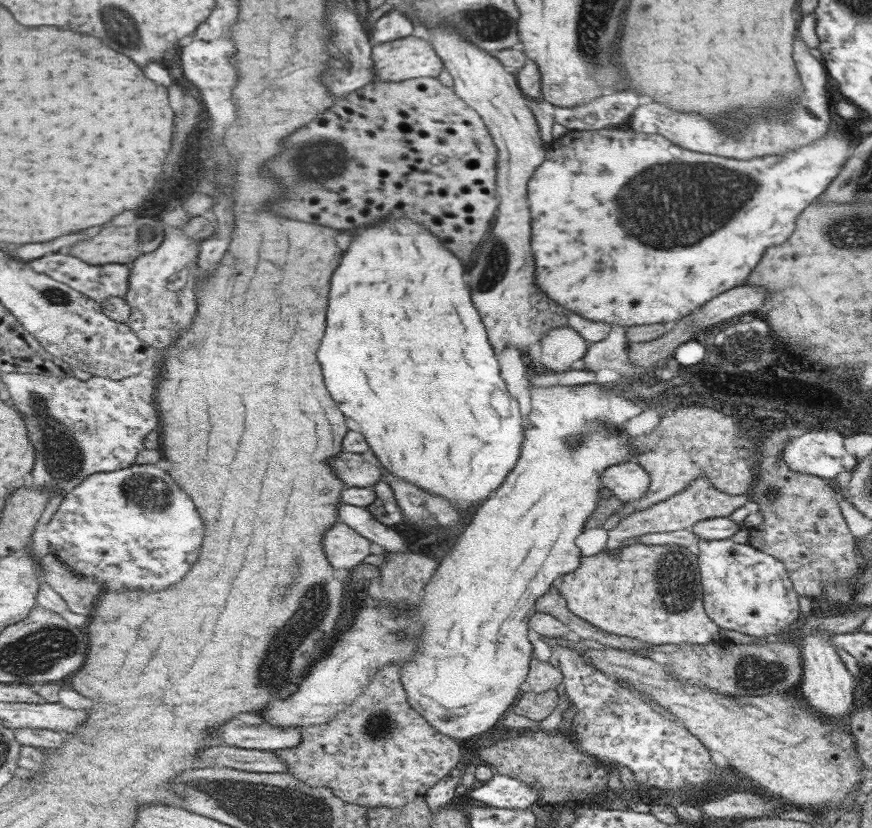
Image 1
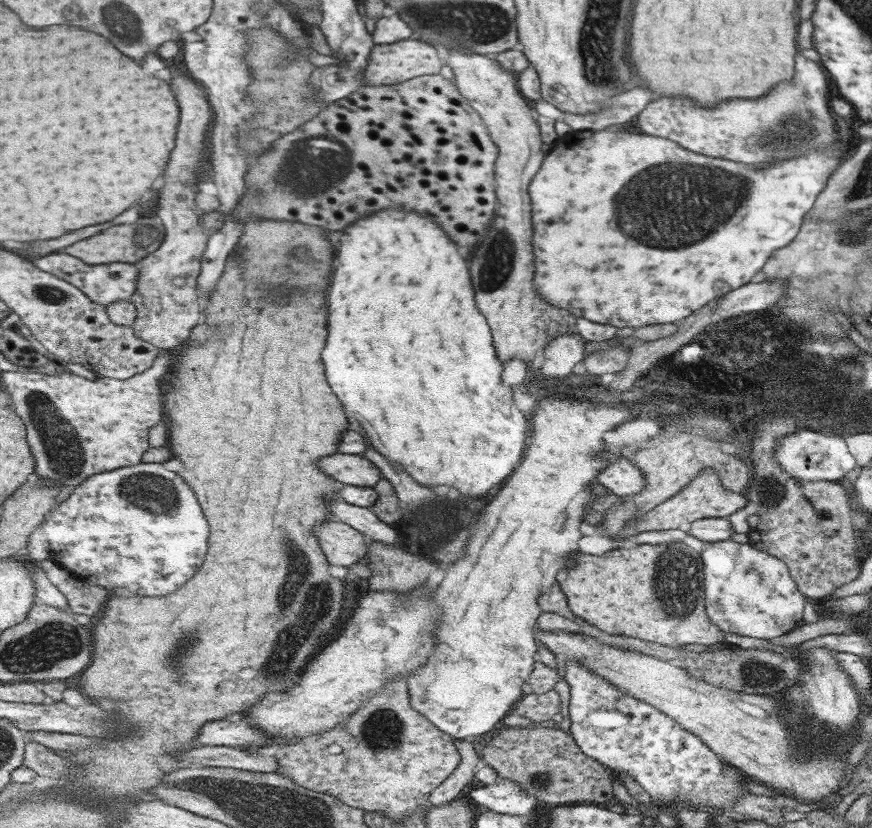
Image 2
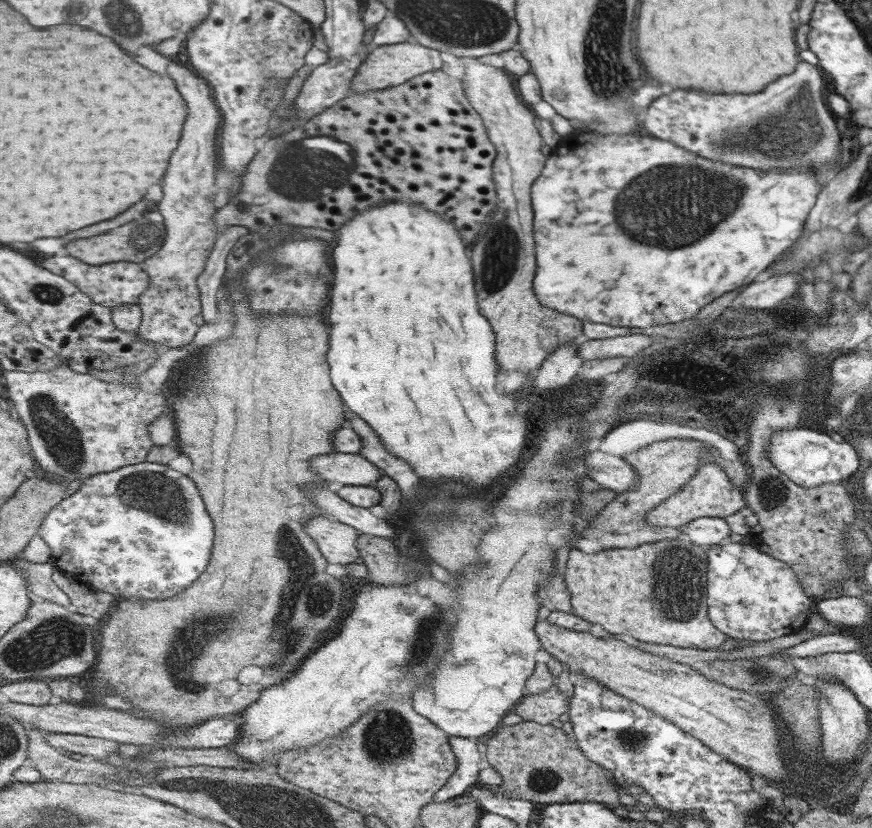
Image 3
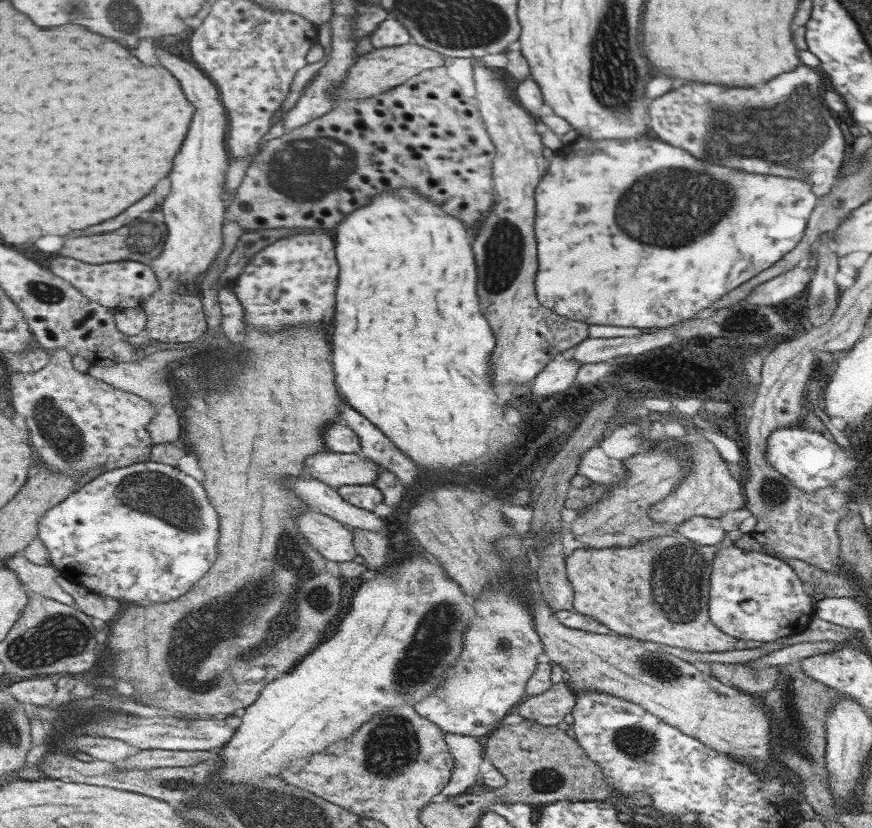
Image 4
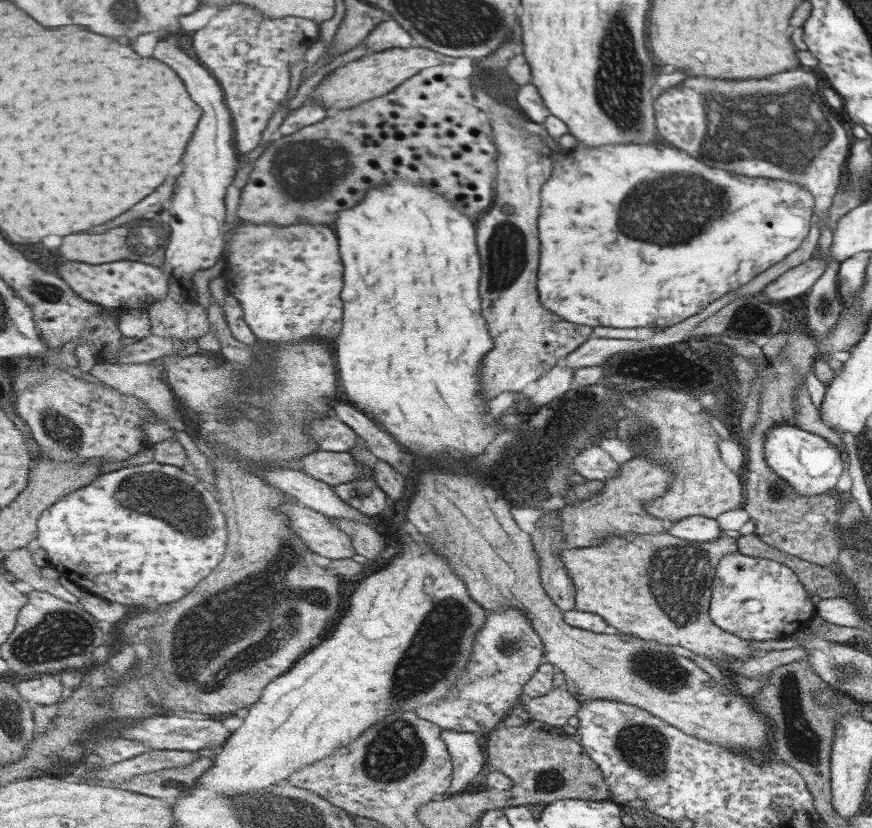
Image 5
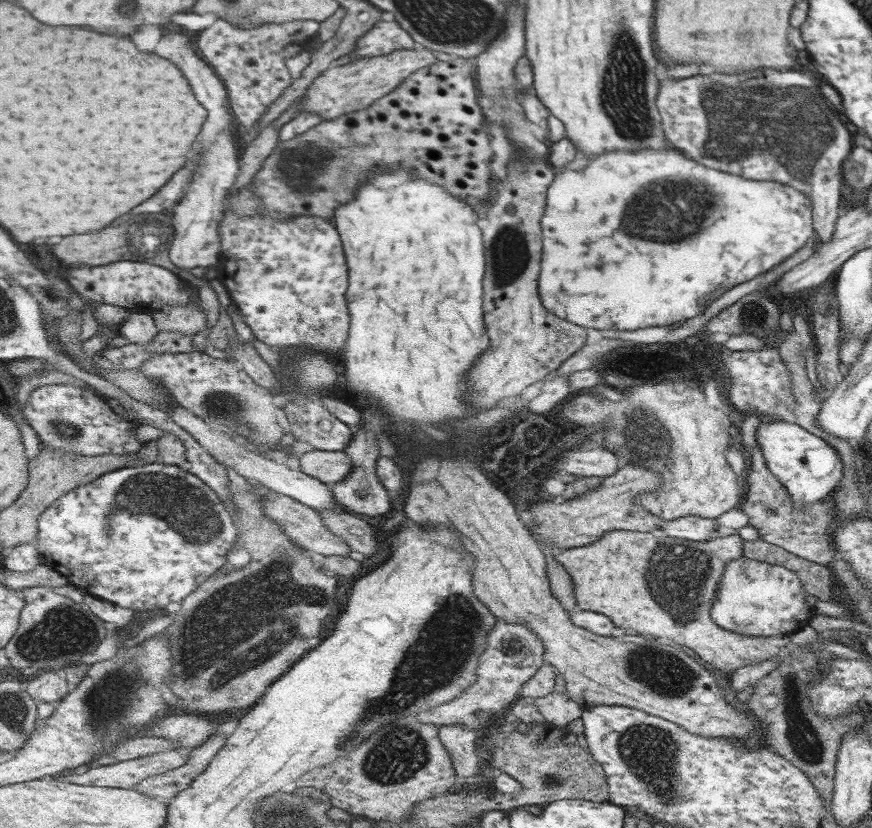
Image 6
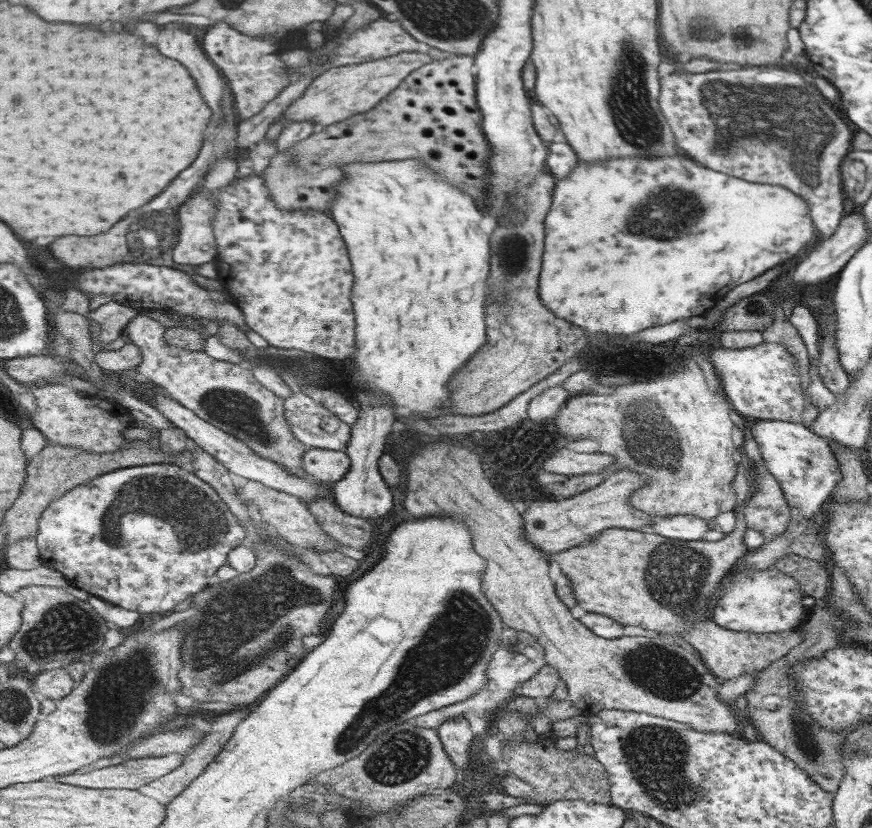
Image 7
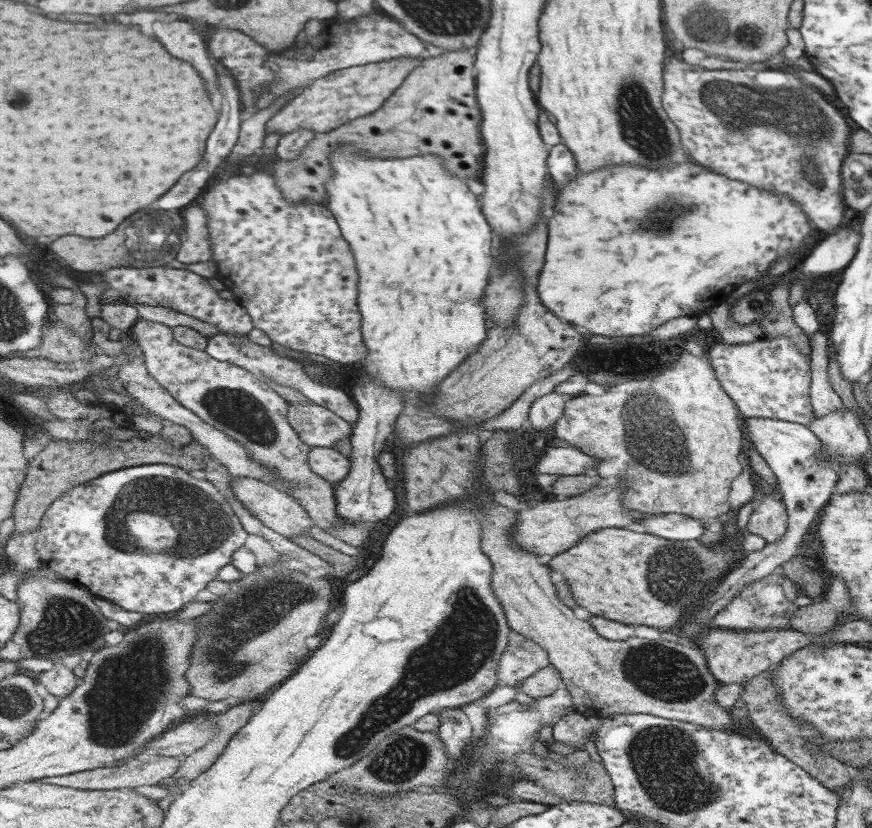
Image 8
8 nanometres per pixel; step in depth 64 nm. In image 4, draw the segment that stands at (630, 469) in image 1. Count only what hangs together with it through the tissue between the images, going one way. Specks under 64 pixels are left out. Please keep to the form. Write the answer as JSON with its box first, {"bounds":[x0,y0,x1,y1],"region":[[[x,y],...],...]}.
{"bounds":[577,446,629,487],"region":[[[598,446],[586,450],[579,457],[577,468],[592,483],[606,487],[623,486],[622,482],[629,476],[622,461],[607,456]]]}

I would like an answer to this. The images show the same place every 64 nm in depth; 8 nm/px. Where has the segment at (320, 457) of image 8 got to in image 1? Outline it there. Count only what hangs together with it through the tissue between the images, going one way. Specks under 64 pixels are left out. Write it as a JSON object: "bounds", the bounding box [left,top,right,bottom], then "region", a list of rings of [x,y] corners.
{"bounds":[329,450,380,487],"region":[[[343,450],[333,460],[329,460],[329,465],[349,487],[371,487],[380,481],[380,468],[369,464],[361,454]]]}

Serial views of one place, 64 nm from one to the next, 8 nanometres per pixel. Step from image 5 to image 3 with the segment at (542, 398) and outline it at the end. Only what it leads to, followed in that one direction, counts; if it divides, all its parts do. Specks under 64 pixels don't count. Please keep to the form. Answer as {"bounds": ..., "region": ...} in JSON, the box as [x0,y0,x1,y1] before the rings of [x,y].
{"bounds":[532,341,583,392],"region":[[[576,341],[559,345],[541,364],[532,386],[539,392],[563,388],[582,365],[583,360],[576,353],[577,349]]]}

